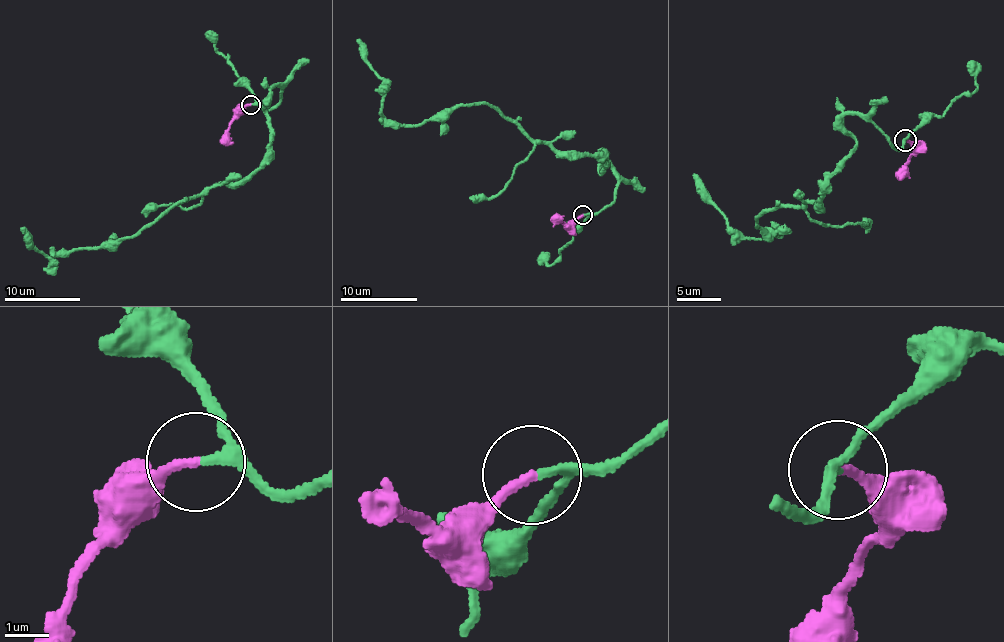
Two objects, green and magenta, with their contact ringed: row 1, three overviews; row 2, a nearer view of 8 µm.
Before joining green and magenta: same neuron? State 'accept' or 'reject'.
accept

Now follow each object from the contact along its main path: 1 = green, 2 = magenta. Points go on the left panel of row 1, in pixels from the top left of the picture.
1: (252, 105), (269, 110), (283, 88), (268, 93), (268, 157), (244, 179), (51, 269), (20, 228)
2: (250, 105), (235, 118), (225, 145)

